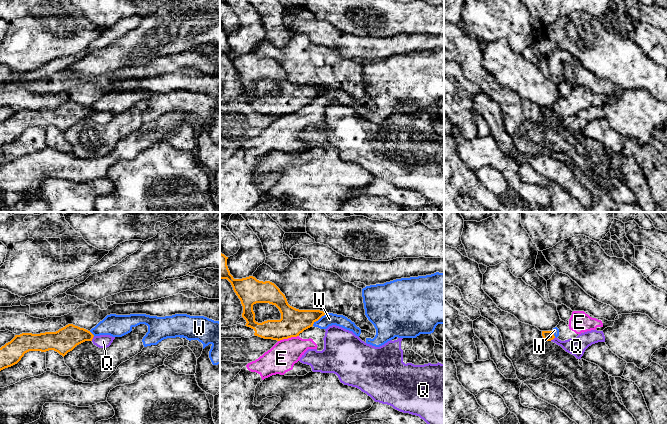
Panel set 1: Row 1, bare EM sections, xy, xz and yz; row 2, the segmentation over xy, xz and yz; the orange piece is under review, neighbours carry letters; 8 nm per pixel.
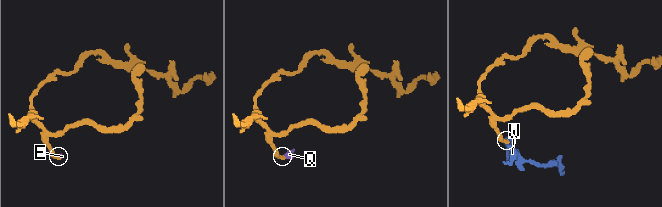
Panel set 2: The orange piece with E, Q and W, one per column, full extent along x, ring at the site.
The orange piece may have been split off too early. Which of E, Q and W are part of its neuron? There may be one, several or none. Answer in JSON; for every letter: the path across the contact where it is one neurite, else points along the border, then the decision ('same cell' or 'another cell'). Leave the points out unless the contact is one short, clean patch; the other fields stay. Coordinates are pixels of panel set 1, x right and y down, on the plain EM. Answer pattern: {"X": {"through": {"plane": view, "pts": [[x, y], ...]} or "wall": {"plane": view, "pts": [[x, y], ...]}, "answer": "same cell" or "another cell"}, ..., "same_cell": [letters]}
{"E": {"wall": {"plane": "xz", "pts": [[298, 111], [278, 117]]}, "answer": "another cell"}, "Q": {"answer": "same cell"}, "W": {"wall": {"plane": "xz", "pts": [[325, 89], [312, 101]]}, "answer": "another cell"}, "same_cell": ["Q"]}

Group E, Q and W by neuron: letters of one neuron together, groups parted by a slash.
E W / Q

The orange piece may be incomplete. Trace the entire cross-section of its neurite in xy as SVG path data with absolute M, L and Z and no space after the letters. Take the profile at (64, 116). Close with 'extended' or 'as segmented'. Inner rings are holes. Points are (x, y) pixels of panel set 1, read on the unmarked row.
M68 100L56 108L40 110L22 109L0 124L0 147L17 140L29 127L46 128L54 126L63 133L77 121L92 117L99 124L107 124L115 113L94 112L90 107Z; extended

